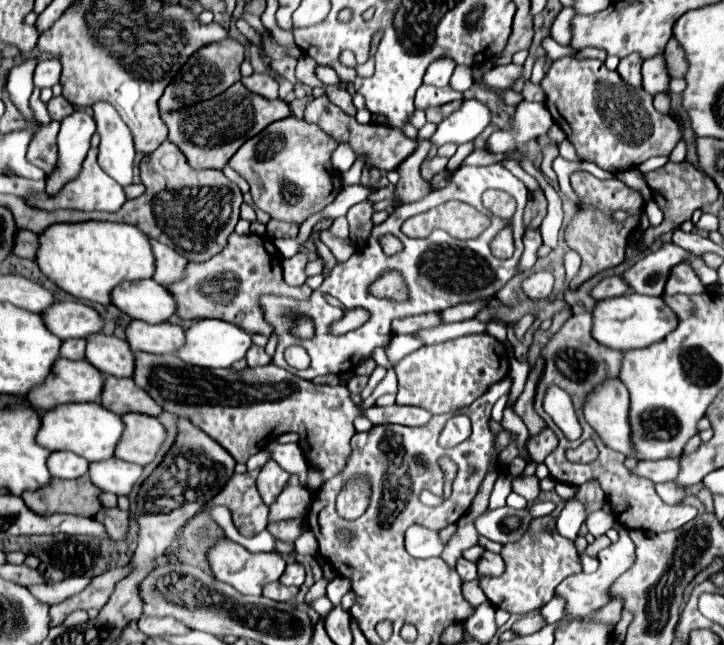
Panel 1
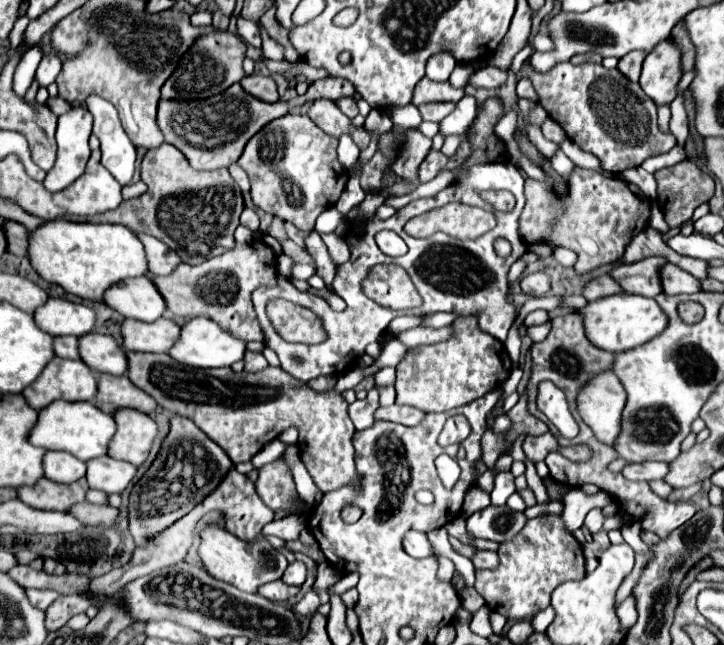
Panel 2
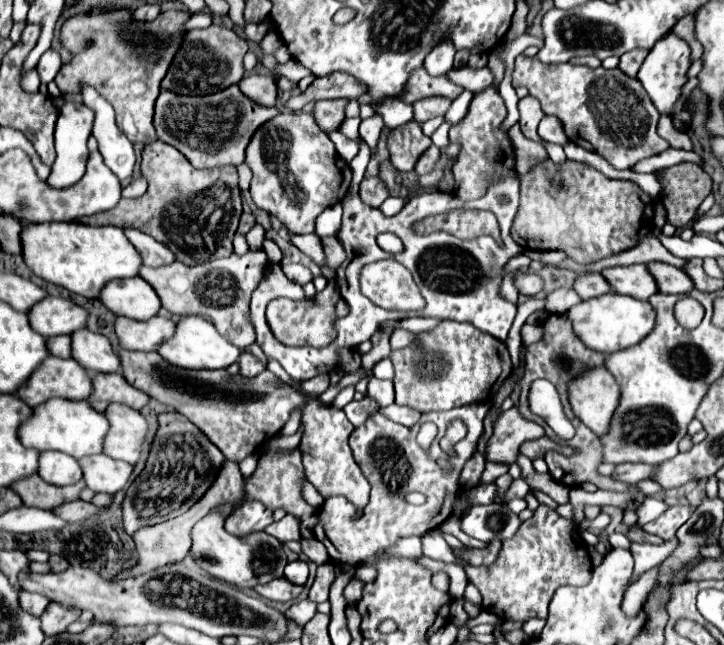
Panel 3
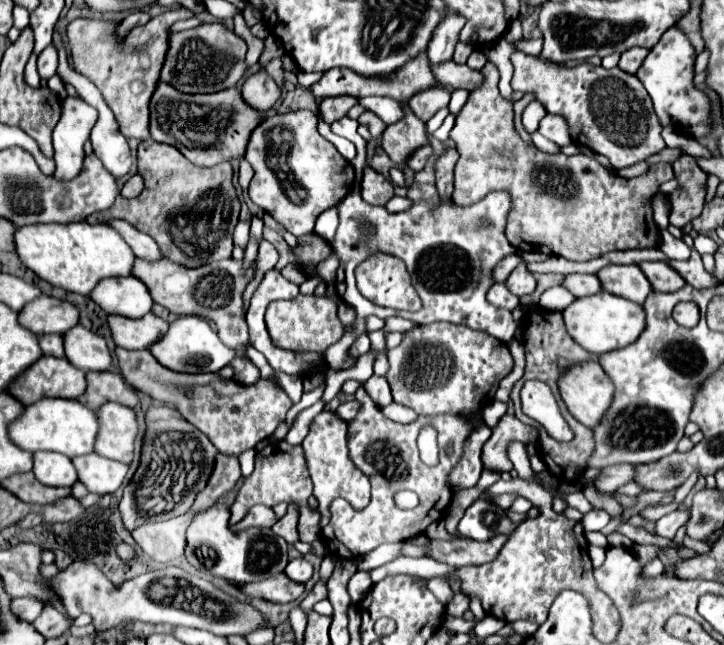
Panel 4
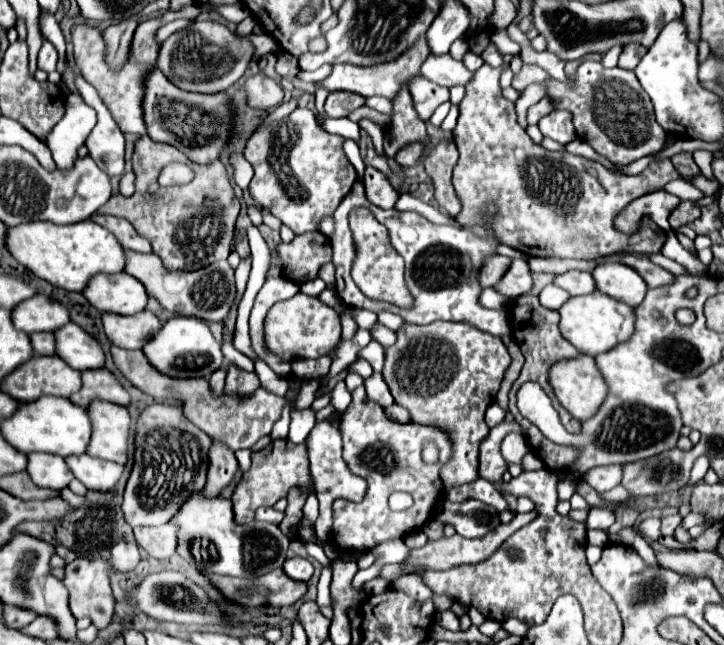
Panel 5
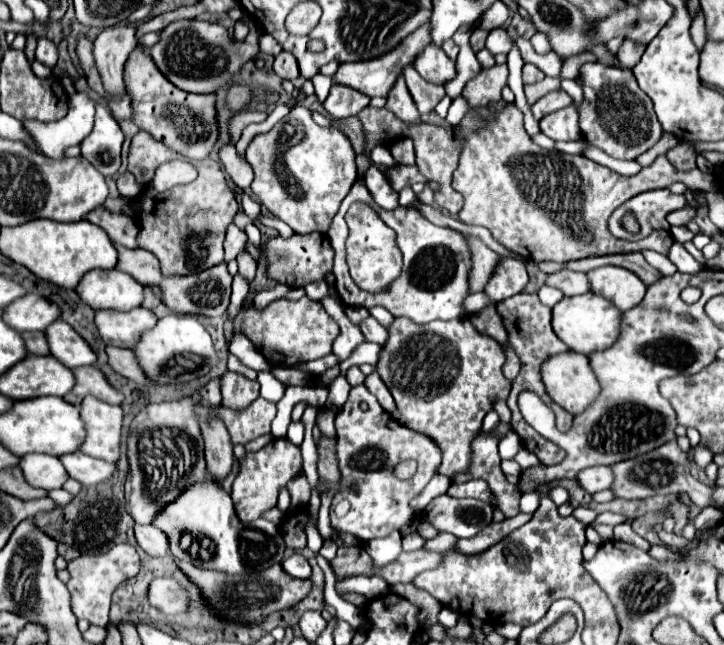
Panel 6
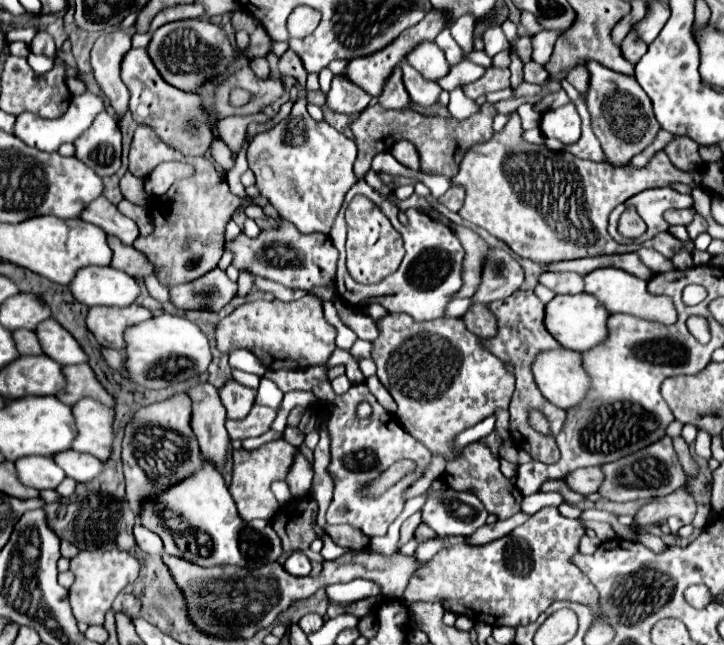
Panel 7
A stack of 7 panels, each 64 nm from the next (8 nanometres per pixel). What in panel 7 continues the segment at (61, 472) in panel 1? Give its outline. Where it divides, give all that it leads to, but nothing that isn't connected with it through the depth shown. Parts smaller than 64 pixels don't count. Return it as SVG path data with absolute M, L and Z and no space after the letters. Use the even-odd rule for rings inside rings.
M24 456L16 460L16 470L20 482L36 490L56 488L66 478L64 470L50 456Z

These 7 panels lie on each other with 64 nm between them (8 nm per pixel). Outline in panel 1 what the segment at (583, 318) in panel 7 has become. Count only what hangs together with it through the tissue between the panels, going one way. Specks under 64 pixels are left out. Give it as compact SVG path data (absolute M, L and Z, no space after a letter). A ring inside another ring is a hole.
M628 292L624 296L598 302L592 316L594 316L592 336L600 344L622 352L656 344L664 340L668 334L672 334L678 326L678 316L668 308L662 296L644 296L636 292Z

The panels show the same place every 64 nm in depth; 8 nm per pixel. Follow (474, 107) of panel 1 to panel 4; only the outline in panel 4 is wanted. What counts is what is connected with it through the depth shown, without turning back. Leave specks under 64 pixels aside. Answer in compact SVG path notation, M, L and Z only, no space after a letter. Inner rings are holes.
M456 90L456 92L452 94L452 100L450 100L450 104L448 104L448 110L450 110L450 114L458 116L458 114L460 114L460 108L464 108L466 100L468 100L468 90Z

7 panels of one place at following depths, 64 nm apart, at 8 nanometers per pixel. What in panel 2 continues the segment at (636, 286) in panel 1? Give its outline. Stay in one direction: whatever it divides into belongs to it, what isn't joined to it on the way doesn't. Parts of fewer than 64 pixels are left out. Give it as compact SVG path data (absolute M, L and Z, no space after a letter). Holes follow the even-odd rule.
M648 256L640 262L634 264L622 264L616 266L610 276L624 288L628 294L638 294L638 296L648 296L656 298L662 292L660 284L660 268L668 260L664 256Z

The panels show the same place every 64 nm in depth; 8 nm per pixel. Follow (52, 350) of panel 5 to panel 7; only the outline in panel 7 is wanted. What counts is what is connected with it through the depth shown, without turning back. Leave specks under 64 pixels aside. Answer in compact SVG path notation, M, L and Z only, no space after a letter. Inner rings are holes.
M16 330L14 332L14 340L16 340L16 346L18 346L18 352L20 354L44 354L36 332Z

